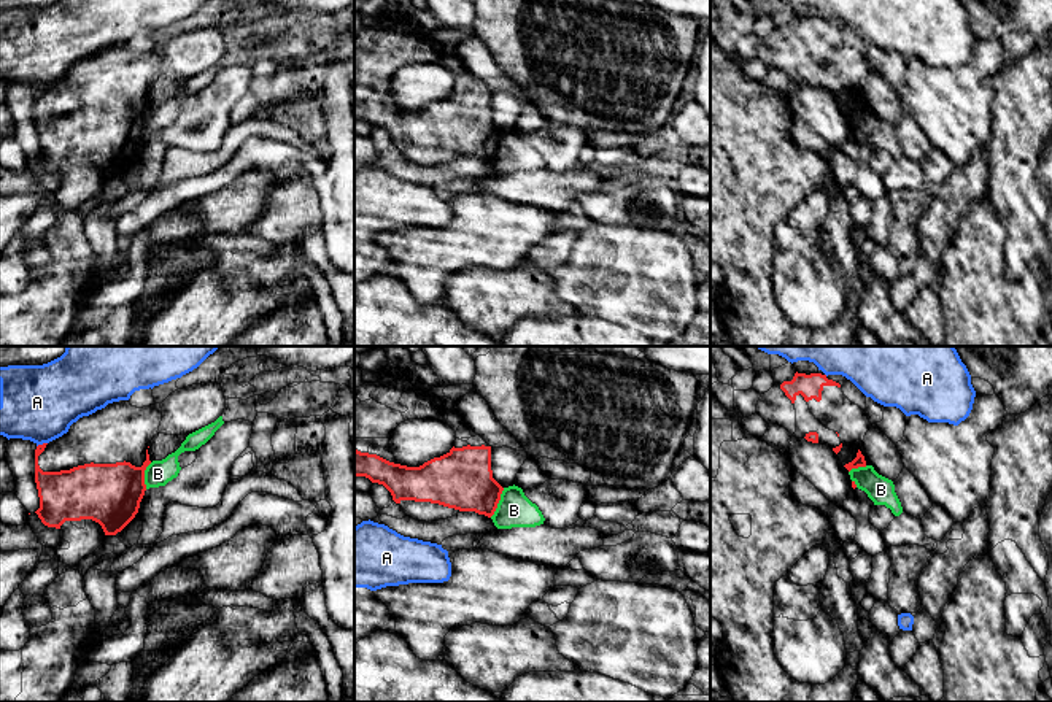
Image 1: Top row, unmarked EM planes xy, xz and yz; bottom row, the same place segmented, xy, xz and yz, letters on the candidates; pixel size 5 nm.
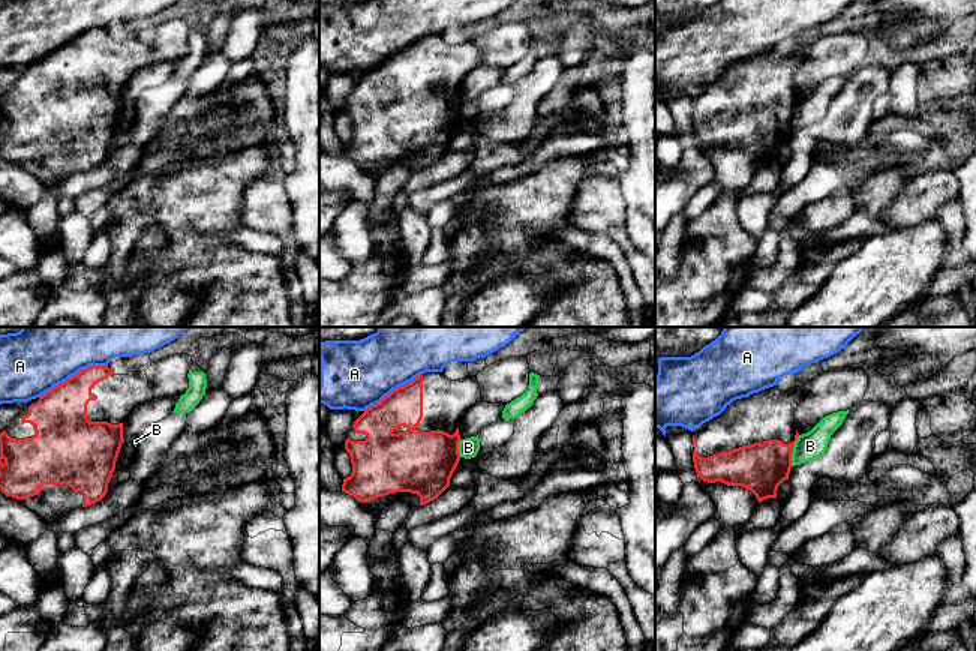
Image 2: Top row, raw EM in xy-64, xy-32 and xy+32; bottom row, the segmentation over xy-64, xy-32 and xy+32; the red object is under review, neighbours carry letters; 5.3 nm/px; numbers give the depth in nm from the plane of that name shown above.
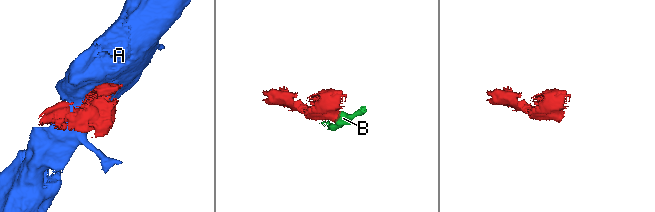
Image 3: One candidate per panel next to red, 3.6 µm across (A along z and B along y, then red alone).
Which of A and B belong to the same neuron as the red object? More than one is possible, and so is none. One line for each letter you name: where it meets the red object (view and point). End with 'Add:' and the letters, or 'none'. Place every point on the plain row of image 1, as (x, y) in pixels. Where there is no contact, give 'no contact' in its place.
Add: none

